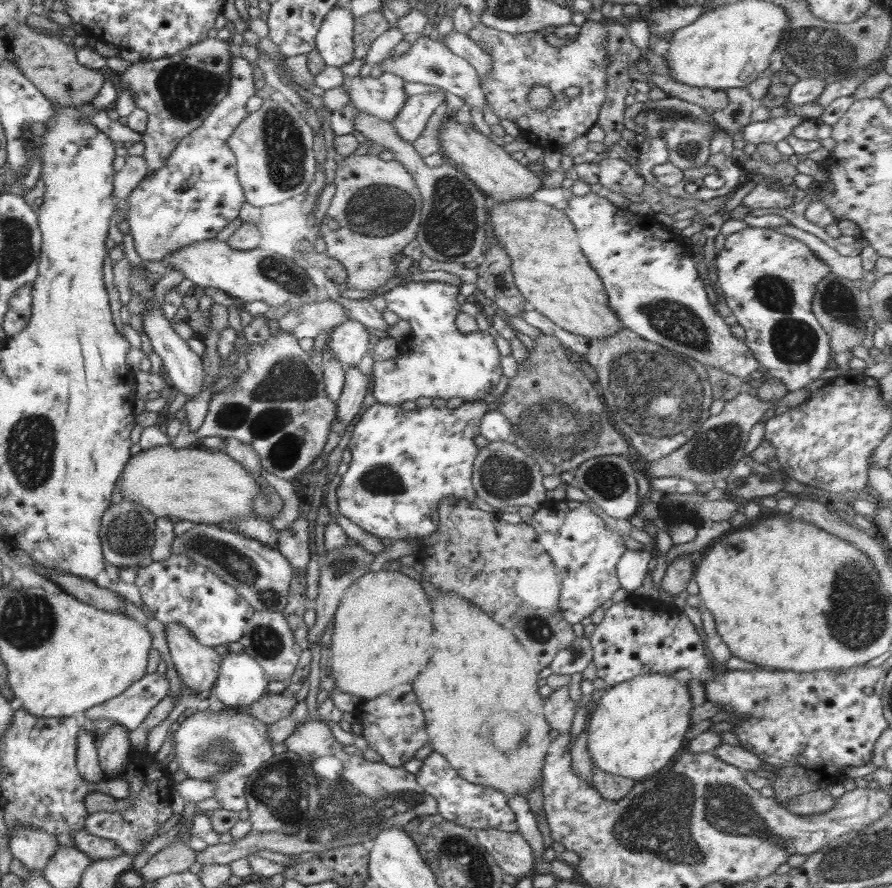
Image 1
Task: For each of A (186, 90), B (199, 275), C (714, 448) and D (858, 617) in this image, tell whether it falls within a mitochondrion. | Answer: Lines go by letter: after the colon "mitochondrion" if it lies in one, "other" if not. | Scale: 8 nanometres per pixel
A: mitochondrion
B: other
C: mitochondrion
D: mitochondrion

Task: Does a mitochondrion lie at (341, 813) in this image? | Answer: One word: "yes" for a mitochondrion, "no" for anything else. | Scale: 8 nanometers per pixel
yes

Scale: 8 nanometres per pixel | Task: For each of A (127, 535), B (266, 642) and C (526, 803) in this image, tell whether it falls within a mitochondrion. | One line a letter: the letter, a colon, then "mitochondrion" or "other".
A: mitochondrion
B: mitochondrion
C: other

